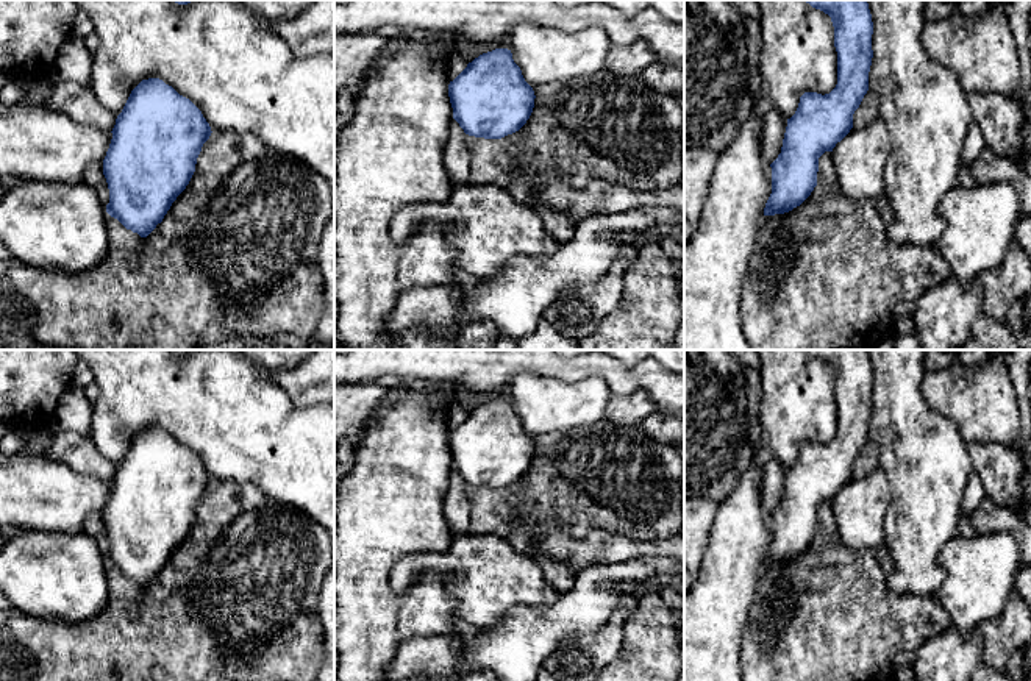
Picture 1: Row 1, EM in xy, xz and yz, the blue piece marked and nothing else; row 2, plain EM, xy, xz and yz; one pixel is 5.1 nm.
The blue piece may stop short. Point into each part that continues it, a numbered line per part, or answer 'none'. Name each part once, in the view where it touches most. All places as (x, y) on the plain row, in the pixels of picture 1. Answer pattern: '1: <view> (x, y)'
none

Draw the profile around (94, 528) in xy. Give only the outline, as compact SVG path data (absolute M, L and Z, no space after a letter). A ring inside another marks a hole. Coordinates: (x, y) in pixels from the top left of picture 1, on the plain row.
M94 512L84 520L83 533L86 533L98 545L105 556L109 553L109 539L103 525L102 512Z

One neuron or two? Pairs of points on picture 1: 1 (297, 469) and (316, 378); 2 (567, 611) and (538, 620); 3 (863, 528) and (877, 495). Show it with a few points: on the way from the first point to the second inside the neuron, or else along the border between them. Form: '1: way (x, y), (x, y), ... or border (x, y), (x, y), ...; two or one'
1: border (278, 385), (296, 405), (317, 403); two
2: way (560, 619), (545, 620); one
3: way (863, 520), (863, 509), (869, 503); one

